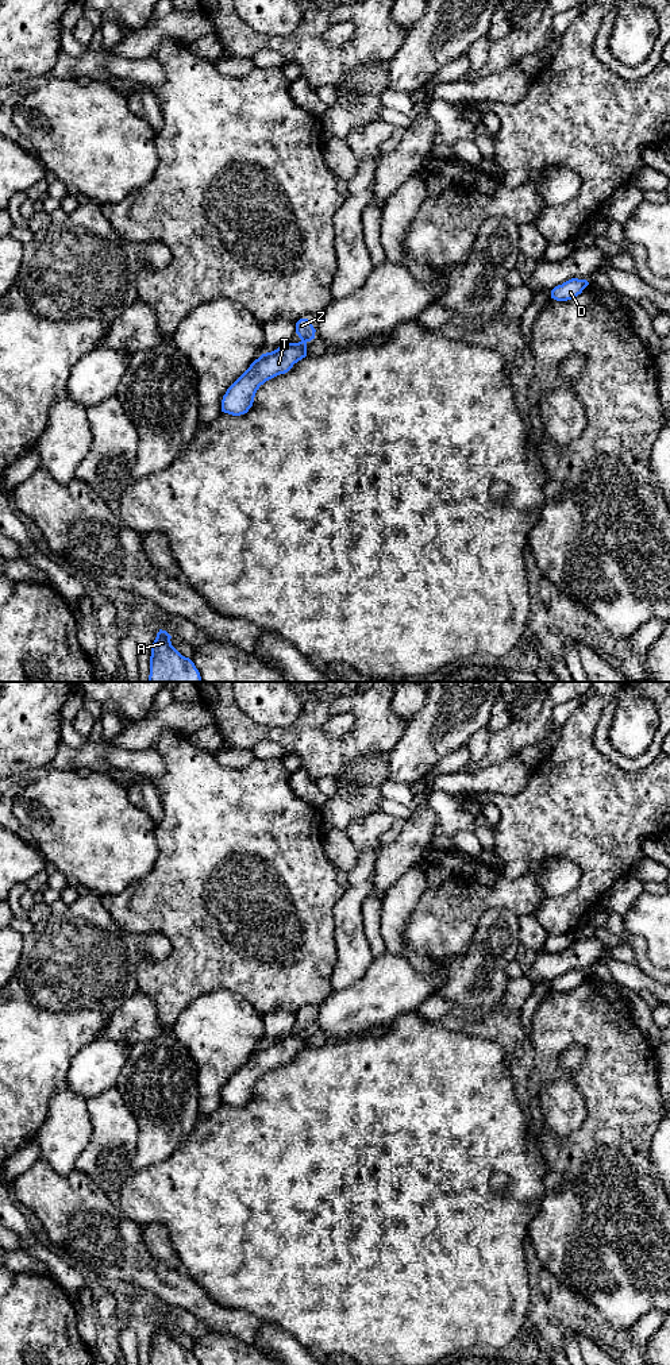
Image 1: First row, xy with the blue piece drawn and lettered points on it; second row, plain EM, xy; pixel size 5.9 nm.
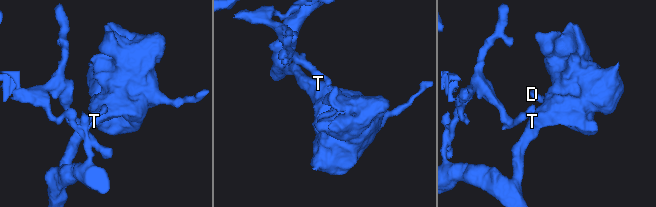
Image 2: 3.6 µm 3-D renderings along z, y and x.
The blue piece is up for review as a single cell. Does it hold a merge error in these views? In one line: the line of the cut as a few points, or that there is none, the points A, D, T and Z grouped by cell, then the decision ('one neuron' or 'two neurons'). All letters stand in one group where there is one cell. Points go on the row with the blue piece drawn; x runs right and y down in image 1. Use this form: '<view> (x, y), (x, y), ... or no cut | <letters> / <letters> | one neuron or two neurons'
xy (301, 339), (305, 342) | A D T / Z | two neurons

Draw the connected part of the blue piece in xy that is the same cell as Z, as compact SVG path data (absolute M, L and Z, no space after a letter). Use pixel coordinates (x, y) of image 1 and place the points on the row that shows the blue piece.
M300 319L296 323L296 333L303 342L311 342L312 339L315 339L315 332L316 329L308 319Z

